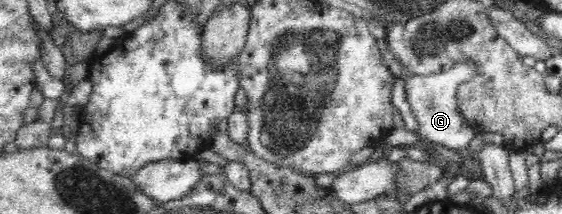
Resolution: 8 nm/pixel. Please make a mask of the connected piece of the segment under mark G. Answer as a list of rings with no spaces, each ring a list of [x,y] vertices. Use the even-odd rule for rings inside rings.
[[[461,62],[451,70],[435,74],[415,74],[405,71],[403,75],[405,98],[411,114],[417,122],[419,134],[426,140],[445,146],[449,149],[460,151],[467,148],[474,134],[474,129],[457,105],[457,90],[462,82],[474,77],[476,67],[472,62]]]

